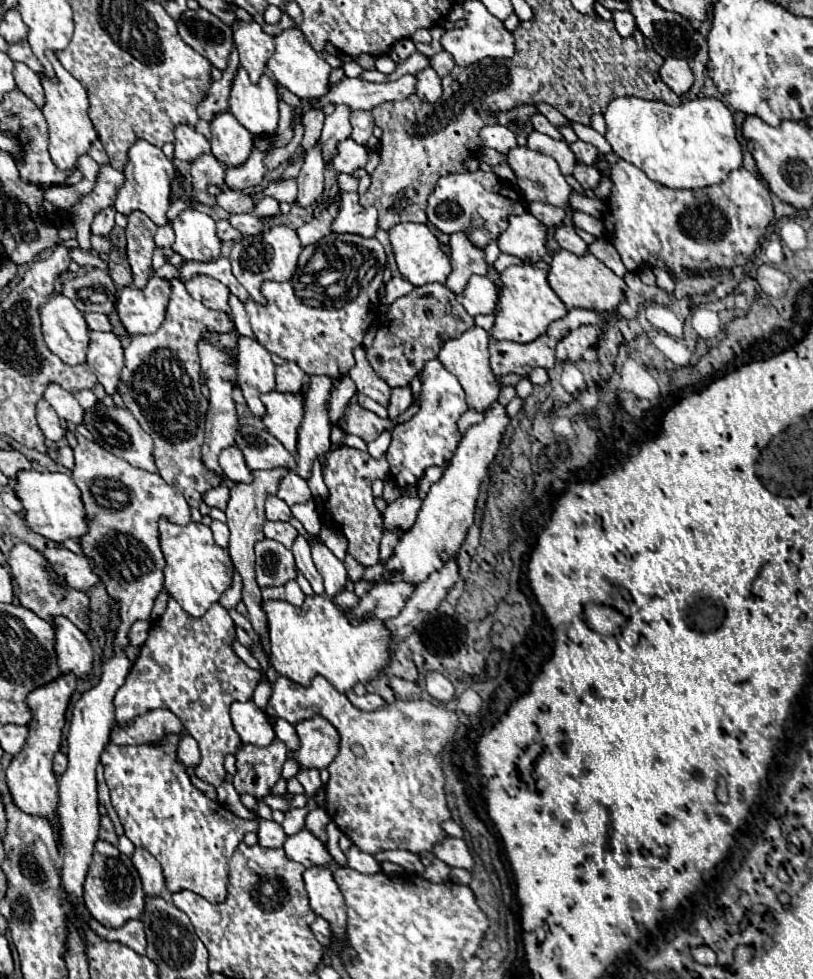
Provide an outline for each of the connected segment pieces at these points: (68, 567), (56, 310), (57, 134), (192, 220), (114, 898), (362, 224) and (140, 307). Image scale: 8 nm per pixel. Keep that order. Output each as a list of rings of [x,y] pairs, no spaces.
[[[48,547],[46,551],[42,551],[42,555],[50,563],[52,571],[76,591],[86,591],[98,583],[98,577],[92,573],[92,567],[82,555],[76,555],[62,547]]]
[[[52,295],[40,311],[42,339],[54,355],[66,365],[86,361],[88,353],[88,327],[82,311],[64,295]]]
[[[46,51],[46,59],[52,63],[58,81],[52,81],[44,71],[40,73],[40,81],[44,87],[44,97],[46,103],[42,107],[42,113],[46,117],[48,123],[48,151],[50,157],[54,161],[54,165],[58,169],[74,169],[78,163],[78,157],[84,155],[90,147],[90,143],[96,139],[96,131],[92,127],[92,121],[88,119],[88,97],[86,97],[86,89],[82,87],[80,81],[76,81],[56,59],[56,55],[52,51]]]
[[[186,209],[174,219],[174,233],[176,241],[172,245],[172,251],[176,251],[184,261],[214,261],[220,255],[220,239],[216,237],[214,219],[206,213],[200,213],[196,209]]]
[[[98,841],[94,855],[92,855],[92,863],[84,881],[84,901],[86,901],[86,909],[88,913],[104,927],[112,929],[112,927],[122,927],[128,919],[138,919],[142,915],[144,909],[144,891],[142,891],[142,883],[140,877],[128,857],[128,865],[126,865],[126,855],[120,853],[114,845],[106,843],[106,841]]]
[[[342,193],[340,199],[340,211],[334,217],[330,229],[332,233],[354,233],[362,237],[374,237],[378,225],[376,225],[376,209],[374,207],[362,207],[358,203],[358,193]]]
[[[152,277],[144,289],[124,287],[116,301],[116,311],[128,335],[152,335],[164,321],[164,307],[169,301],[170,293],[169,281],[158,279],[158,277]]]

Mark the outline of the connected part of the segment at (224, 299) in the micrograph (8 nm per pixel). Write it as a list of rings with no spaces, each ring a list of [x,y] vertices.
[[[194,275],[190,281],[186,281],[186,289],[194,299],[198,299],[200,303],[204,303],[214,311],[224,311],[224,313],[230,311],[230,305],[228,305],[230,291],[220,281],[208,275]]]

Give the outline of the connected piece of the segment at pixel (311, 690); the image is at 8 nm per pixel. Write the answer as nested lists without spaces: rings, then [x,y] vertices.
[[[278,677],[266,713],[286,719],[292,725],[298,725],[314,715],[328,719],[340,733],[340,753],[338,765],[330,765],[330,779],[324,787],[326,793],[326,811],[338,829],[360,849],[370,855],[382,849],[406,849],[412,853],[430,851],[434,843],[442,841],[446,833],[440,823],[450,819],[444,795],[444,775],[440,769],[438,753],[452,739],[458,725],[458,715],[444,705],[434,705],[430,701],[394,701],[378,711],[358,711],[338,693],[324,677],[316,677],[310,687],[300,687],[286,677]]]

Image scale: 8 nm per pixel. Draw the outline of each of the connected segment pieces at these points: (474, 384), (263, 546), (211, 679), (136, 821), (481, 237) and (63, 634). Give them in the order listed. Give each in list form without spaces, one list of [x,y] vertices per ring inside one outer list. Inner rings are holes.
[[[472,327],[470,331],[464,331],[458,339],[446,341],[442,345],[440,353],[438,353],[440,363],[462,385],[462,389],[466,393],[468,407],[470,409],[476,409],[476,411],[484,411],[486,407],[490,407],[490,403],[494,403],[498,399],[498,393],[500,393],[498,381],[496,381],[496,377],[494,377],[494,373],[490,369],[490,363],[488,363],[488,341],[490,341],[488,331],[484,331],[480,327]]]
[[[272,539],[256,543],[256,581],[260,587],[284,585],[296,577],[292,551]]]
[[[170,597],[164,615],[150,627],[148,639],[140,647],[140,655],[126,683],[114,697],[118,725],[130,723],[148,709],[166,707],[178,715],[186,731],[200,745],[202,759],[196,767],[196,777],[214,787],[224,781],[224,757],[236,753],[240,747],[240,737],[234,733],[228,705],[232,705],[232,701],[250,701],[262,679],[262,675],[242,663],[236,653],[232,655],[232,641],[234,623],[220,603],[214,603],[204,617],[194,619]]]
[[[166,735],[166,743],[140,743],[118,747],[108,743],[102,753],[104,777],[126,837],[150,851],[162,865],[170,893],[194,891],[210,903],[226,899],[228,857],[246,831],[256,831],[258,821],[246,821],[198,791],[178,759],[180,735]]]
[[[474,171],[474,173],[454,173],[438,179],[434,193],[428,197],[426,215],[428,221],[438,227],[442,233],[466,231],[472,243],[484,249],[492,239],[496,239],[506,229],[506,219],[510,215],[522,215],[526,211],[522,195],[502,183],[492,171]]]
[[[62,615],[54,617],[54,623],[54,649],[60,671],[74,673],[76,677],[86,677],[92,669],[92,647],[86,635]]]

